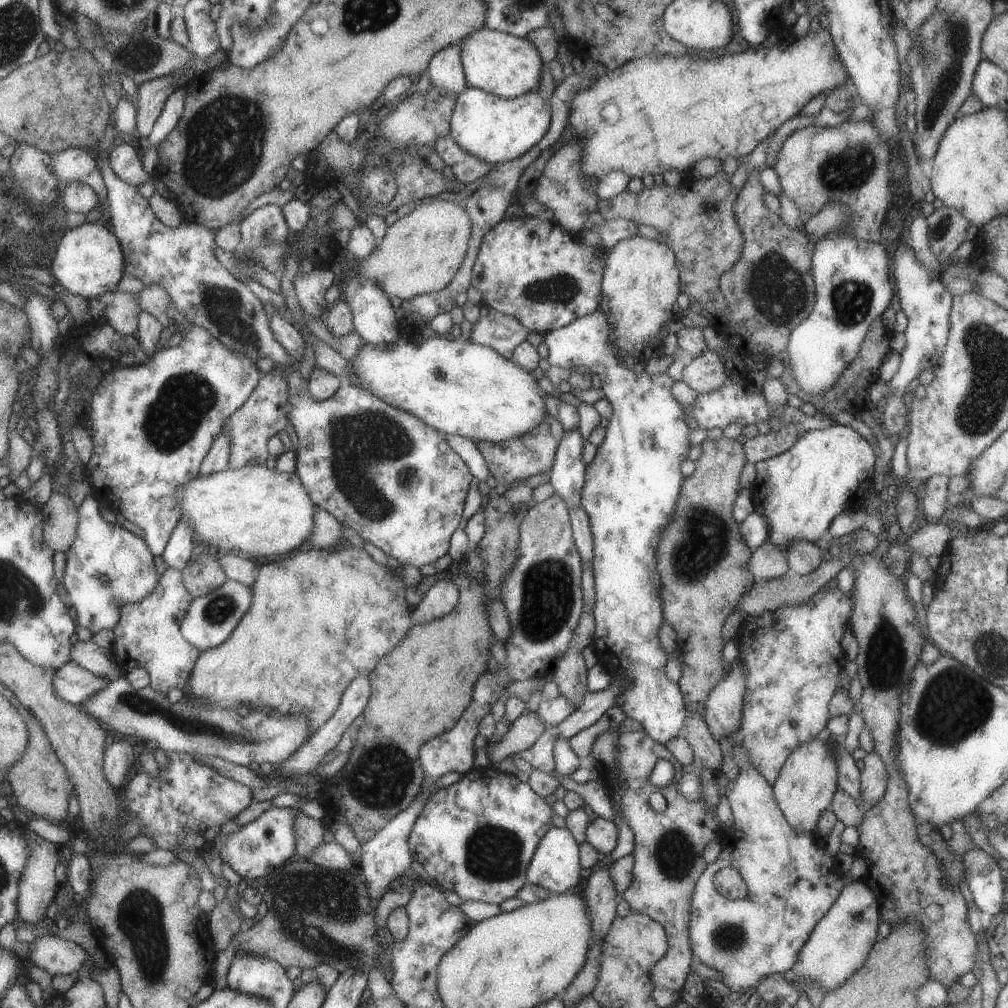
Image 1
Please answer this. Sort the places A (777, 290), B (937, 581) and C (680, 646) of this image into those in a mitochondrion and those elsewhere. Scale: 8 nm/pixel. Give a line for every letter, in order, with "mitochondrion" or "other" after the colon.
A: mitochondrion
B: other
C: other

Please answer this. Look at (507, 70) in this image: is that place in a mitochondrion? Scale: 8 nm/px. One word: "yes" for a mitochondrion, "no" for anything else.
no

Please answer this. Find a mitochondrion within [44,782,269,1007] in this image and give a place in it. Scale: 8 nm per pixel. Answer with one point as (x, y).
(140, 915)

